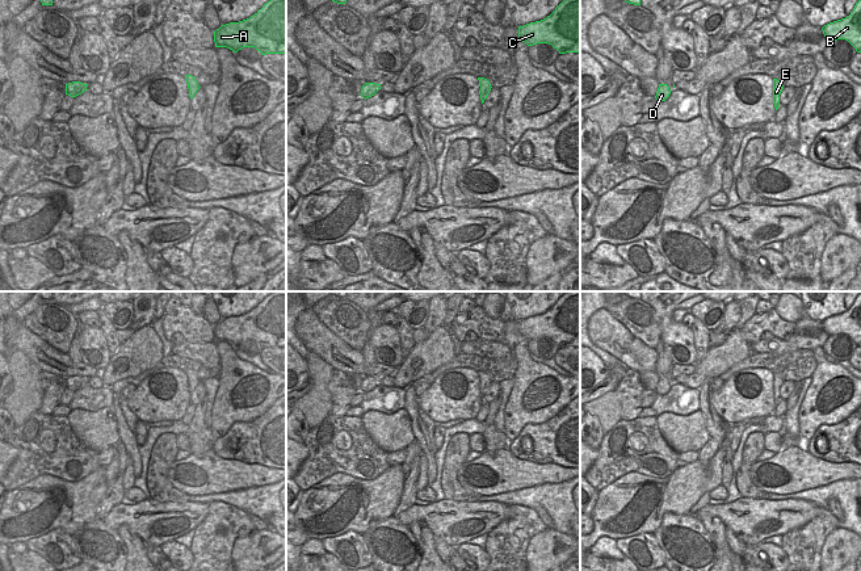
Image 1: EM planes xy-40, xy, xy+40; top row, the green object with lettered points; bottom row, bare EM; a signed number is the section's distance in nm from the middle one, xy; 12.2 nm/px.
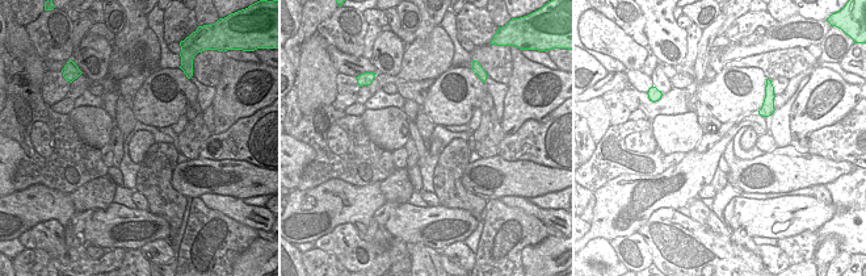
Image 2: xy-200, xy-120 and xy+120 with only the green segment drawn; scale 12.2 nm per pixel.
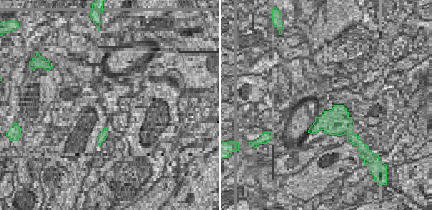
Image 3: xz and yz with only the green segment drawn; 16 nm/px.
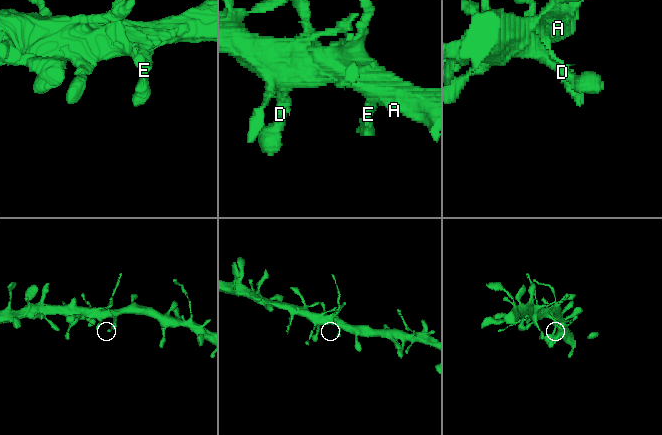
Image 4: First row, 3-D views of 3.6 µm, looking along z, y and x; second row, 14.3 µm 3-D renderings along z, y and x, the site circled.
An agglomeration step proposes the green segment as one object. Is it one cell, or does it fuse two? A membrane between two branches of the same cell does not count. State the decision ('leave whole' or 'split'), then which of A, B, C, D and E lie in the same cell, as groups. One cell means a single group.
leave whole; A B C D E

